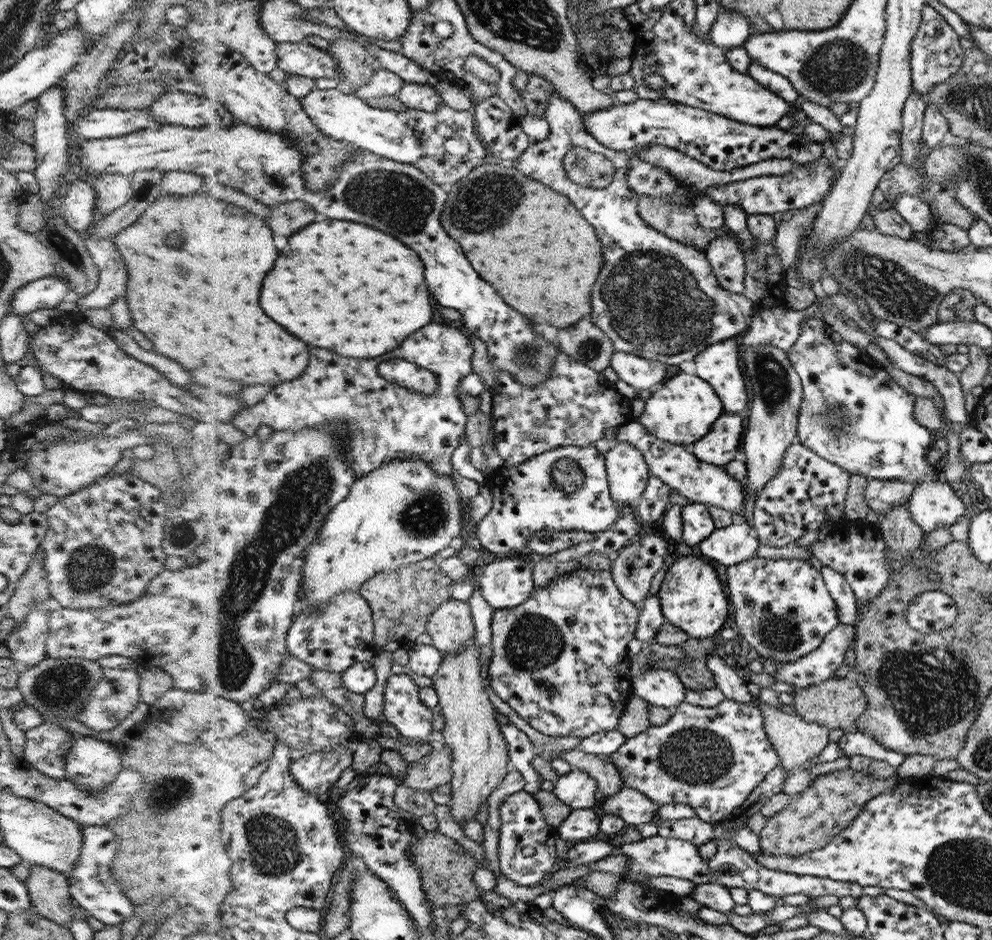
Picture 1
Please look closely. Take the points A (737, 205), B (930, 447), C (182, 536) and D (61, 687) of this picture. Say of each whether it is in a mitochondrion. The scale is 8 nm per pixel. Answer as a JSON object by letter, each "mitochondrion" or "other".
{"A":"other","B":"other","C":"mitochondrion","D":"mitochondrion"}

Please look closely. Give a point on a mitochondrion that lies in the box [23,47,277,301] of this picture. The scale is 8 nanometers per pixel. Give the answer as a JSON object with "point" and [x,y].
{"point":[68,252]}

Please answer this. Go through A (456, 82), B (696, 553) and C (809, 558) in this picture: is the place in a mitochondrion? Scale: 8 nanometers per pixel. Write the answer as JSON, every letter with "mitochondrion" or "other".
{"A":"other","B":"other","C":"other"}

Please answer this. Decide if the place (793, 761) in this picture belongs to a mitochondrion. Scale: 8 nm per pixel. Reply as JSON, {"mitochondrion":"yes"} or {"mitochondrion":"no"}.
{"mitochondrion":"no"}

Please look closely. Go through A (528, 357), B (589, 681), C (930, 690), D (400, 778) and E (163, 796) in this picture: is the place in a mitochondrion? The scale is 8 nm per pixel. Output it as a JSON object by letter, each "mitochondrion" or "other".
{"A":"mitochondrion","B":"other","C":"mitochondrion","D":"other","E":"mitochondrion"}

